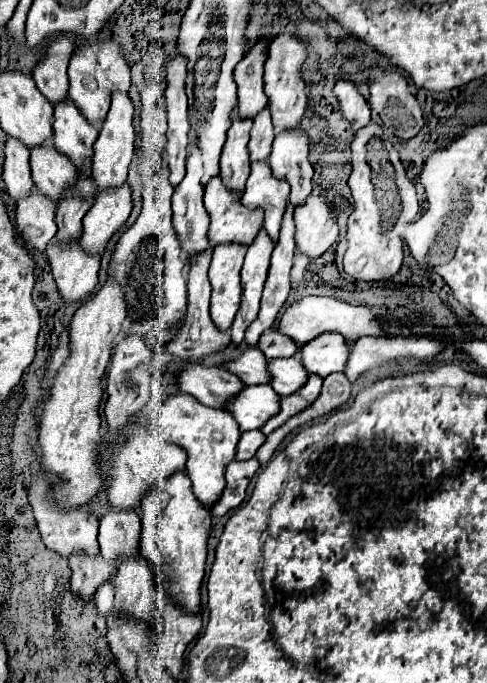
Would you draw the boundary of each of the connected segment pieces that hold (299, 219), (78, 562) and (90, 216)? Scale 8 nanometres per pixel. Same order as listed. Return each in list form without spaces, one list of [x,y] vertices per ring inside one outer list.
[[[313,188],[305,204],[299,204],[295,208],[295,222],[297,222],[295,242],[299,250],[307,254],[309,260],[321,256],[337,242],[339,236],[337,214],[331,210],[323,190],[319,188]]]
[[[85,552],[71,554],[69,568],[73,570],[71,590],[81,594],[85,600],[93,598],[97,586],[115,574],[115,564],[111,560],[105,560],[99,554],[89,556]]]
[[[121,184],[111,190],[101,190],[95,196],[91,210],[83,218],[81,246],[89,252],[103,254],[107,240],[119,230],[131,212],[131,188]]]

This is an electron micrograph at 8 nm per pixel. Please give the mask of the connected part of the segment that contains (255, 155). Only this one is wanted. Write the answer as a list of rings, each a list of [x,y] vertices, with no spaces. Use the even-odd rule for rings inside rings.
[[[265,106],[255,116],[255,122],[251,128],[251,142],[249,142],[251,160],[267,160],[267,156],[271,154],[273,140],[275,140],[275,130],[273,130],[269,106]]]

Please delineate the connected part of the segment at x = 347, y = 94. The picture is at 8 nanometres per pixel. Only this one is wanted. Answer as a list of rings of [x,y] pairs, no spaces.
[[[341,78],[341,80],[337,80],[333,92],[339,98],[343,116],[351,122],[353,132],[359,130],[361,126],[369,124],[369,120],[371,120],[371,106],[369,106],[367,98],[359,92],[355,82]]]

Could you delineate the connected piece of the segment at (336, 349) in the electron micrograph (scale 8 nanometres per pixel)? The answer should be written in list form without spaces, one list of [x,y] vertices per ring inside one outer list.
[[[323,332],[311,342],[299,344],[299,356],[305,370],[315,372],[321,378],[331,372],[343,372],[347,352],[347,342],[337,332]]]

